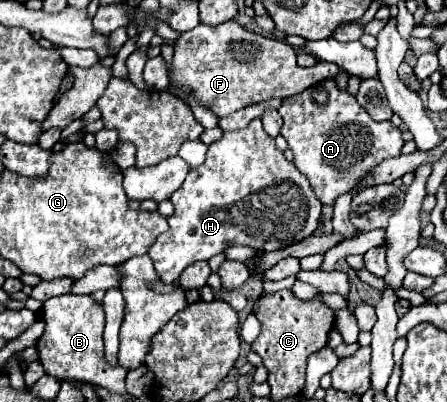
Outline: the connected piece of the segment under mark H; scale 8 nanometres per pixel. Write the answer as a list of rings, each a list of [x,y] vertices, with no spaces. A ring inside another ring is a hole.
[[[260,118],[252,120],[244,130],[224,132],[218,142],[210,144],[204,164],[188,172],[184,184],[172,194],[170,202],[174,204],[174,214],[168,218],[170,228],[168,232],[160,234],[148,248],[148,256],[152,258],[162,284],[176,282],[186,266],[198,260],[208,260],[230,244],[242,244],[262,252],[272,252],[296,244],[314,234],[322,208],[320,200],[312,194],[308,180],[296,170],[292,162],[284,158],[274,140],[264,132]]]

